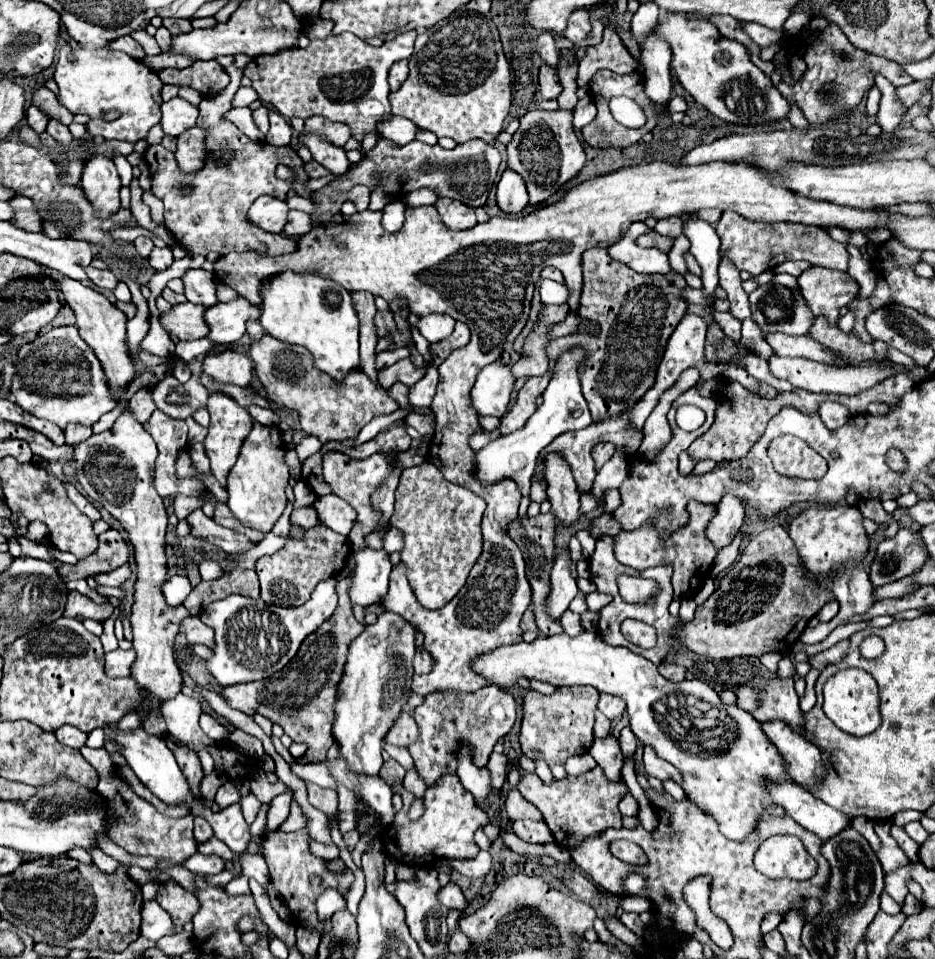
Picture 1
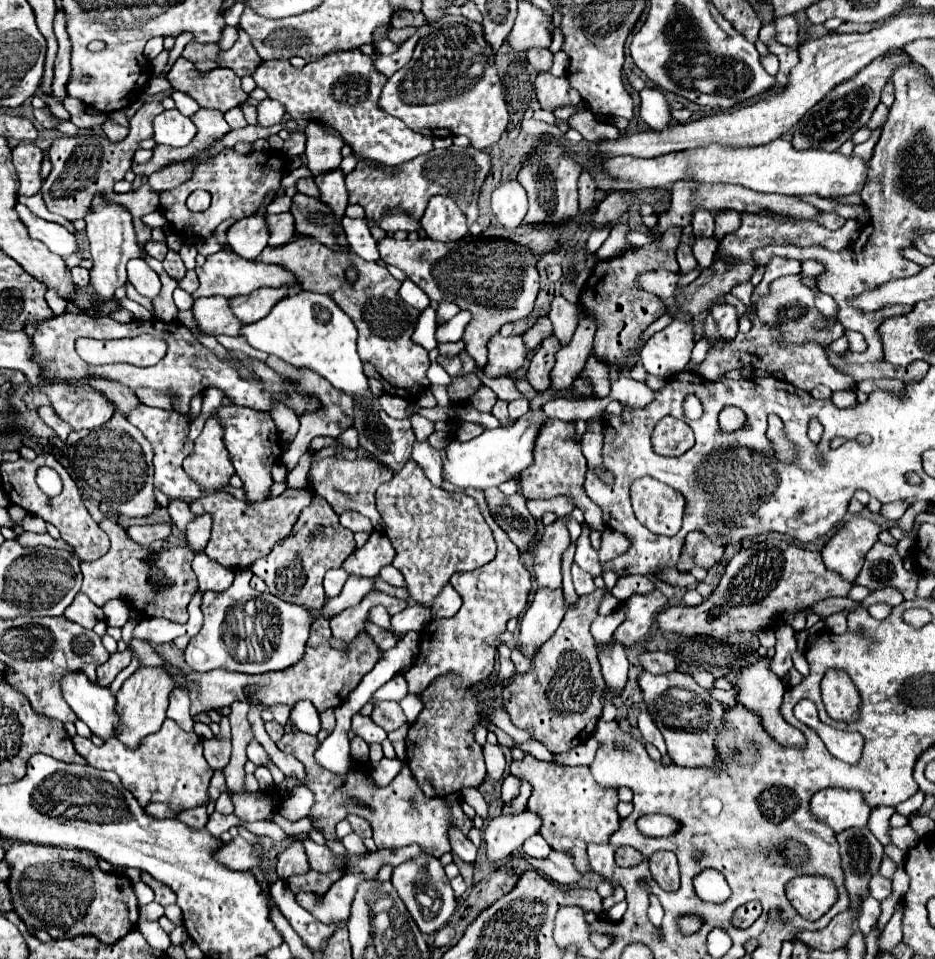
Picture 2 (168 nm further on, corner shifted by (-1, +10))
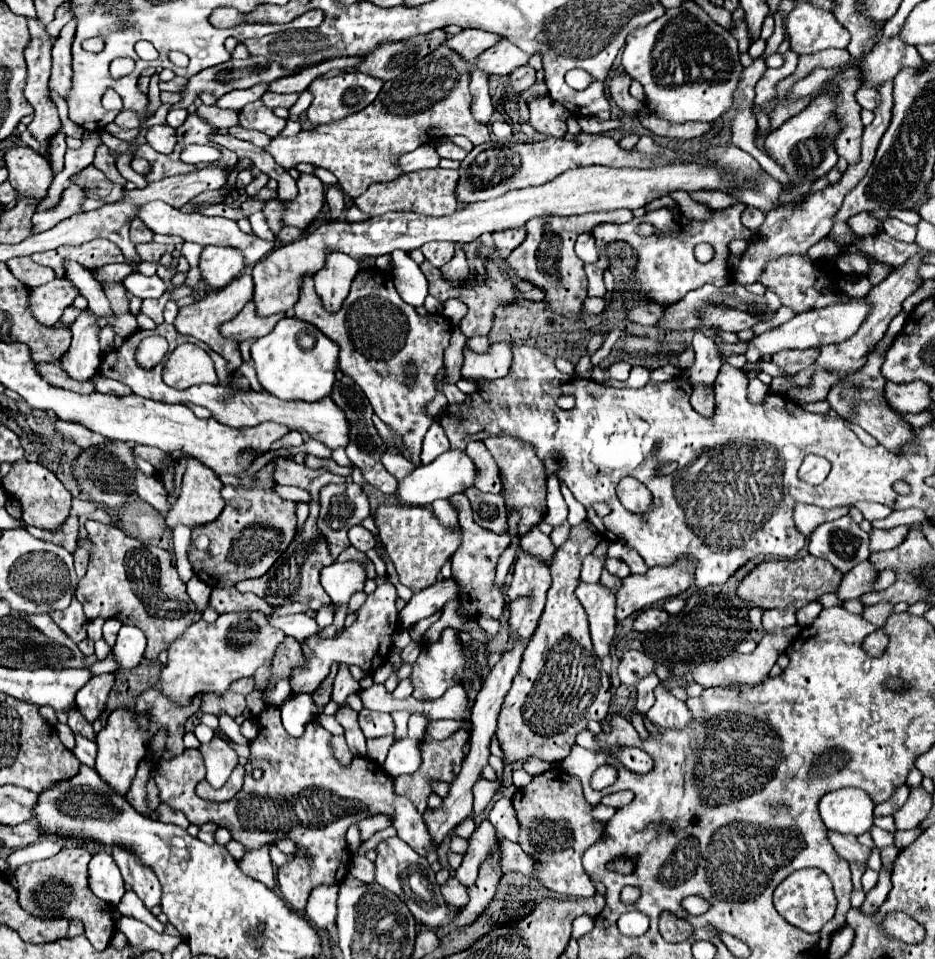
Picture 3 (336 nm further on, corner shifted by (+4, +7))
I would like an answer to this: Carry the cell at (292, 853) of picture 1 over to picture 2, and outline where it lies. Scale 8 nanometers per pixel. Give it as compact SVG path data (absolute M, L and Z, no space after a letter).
M287 836L287 840L289 840L289 846L279 854L279 864L277 864L277 874L284 880L311 870L305 848L303 848L303 840L293 836Z

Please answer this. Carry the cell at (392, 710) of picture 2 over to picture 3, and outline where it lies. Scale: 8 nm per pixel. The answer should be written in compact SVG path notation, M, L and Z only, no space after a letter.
M362 709L358 713L358 723L360 723L360 729L366 739L384 737L384 735L394 733L394 721L392 721L392 715L388 715L388 713Z

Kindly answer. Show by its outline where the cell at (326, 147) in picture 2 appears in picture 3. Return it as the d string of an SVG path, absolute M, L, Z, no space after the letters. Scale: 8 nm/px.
M304 173L296 181L296 187L298 195L290 201L282 201L284 203L282 225L298 227L302 231L318 217L318 213L324 207L324 185L314 175Z

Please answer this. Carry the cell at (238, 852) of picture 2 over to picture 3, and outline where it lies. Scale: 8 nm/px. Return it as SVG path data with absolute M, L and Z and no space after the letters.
M270 845L262 847L262 849L256 849L256 851L246 851L244 859L238 861L238 865L246 875L250 875L256 881L264 883L266 887L274 889L276 887L276 875L274 875L274 867L270 863L268 849L270 849Z

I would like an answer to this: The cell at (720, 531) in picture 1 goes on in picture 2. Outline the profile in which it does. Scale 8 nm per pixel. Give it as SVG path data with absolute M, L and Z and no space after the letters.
M691 532L685 538L685 546L683 546L677 570L689 572L693 566L703 566L709 570L715 562L723 558L723 552L725 552L725 546L711 542L705 532Z

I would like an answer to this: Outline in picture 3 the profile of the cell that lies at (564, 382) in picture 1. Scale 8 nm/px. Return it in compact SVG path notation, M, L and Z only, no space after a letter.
M450 449L436 457L430 465L420 465L410 475L398 481L398 489L392 493L398 505L410 505L410 507L428 507L436 499L450 499L454 493L462 493L462 489L472 487L472 481L476 477L474 463L466 453L458 453L456 449Z

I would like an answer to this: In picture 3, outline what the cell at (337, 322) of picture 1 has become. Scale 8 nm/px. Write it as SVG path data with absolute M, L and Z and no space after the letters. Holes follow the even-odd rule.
M284 317L278 321L274 331L266 337L260 337L252 345L252 361L256 369L256 379L260 387L282 399L282 401L320 401L330 395L334 385L334 369L338 365L338 347L326 335L318 333L314 325L298 321L296 317ZM308 333L314 337L312 349L302 349L298 345L298 335Z

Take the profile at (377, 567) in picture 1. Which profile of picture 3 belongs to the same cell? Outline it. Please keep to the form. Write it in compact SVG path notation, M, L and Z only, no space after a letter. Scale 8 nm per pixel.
M296 613L296 615L268 615L268 621L272 627L284 631L290 637L296 637L298 641L306 639L308 635L316 635L318 625L314 617L308 617L304 613Z

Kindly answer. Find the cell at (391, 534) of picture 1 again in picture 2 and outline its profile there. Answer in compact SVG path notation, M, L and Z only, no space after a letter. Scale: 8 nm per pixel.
M375 530L367 540L367 544L355 550L355 554L351 554L351 558L343 562L343 566L349 574L377 576L383 566L393 562L393 558L395 558L395 548L391 540L387 538L387 534Z

